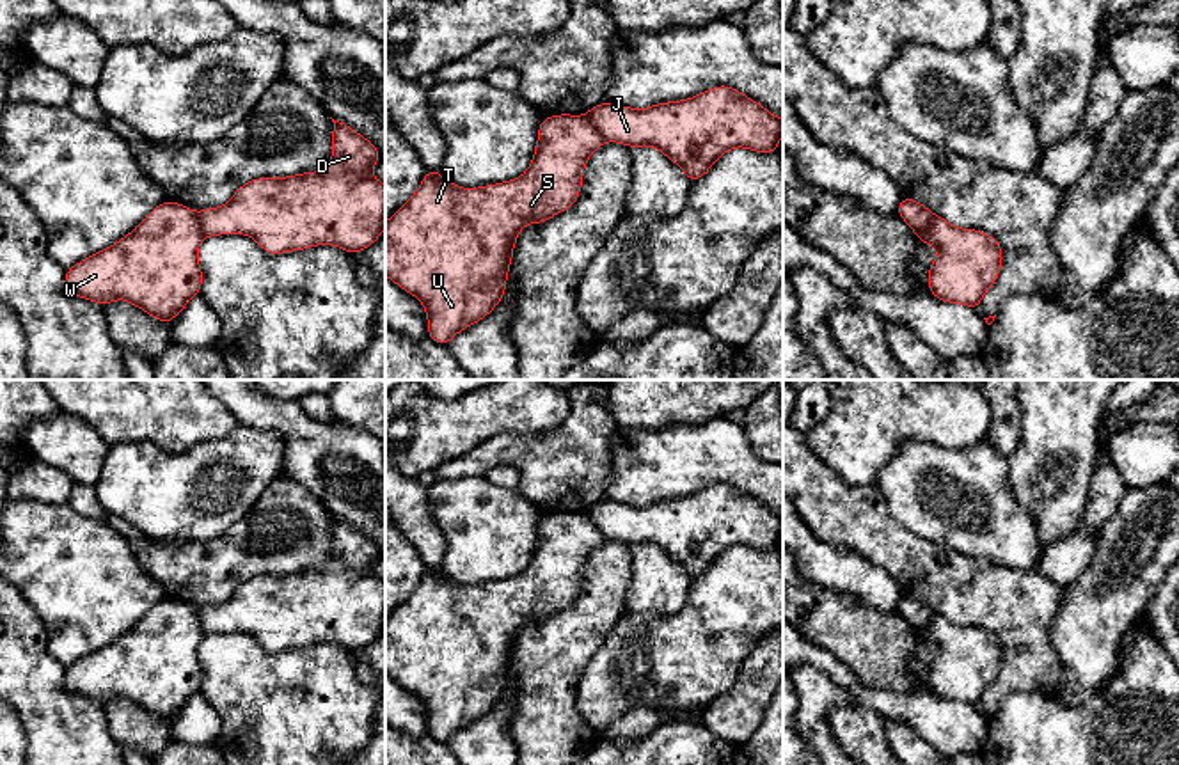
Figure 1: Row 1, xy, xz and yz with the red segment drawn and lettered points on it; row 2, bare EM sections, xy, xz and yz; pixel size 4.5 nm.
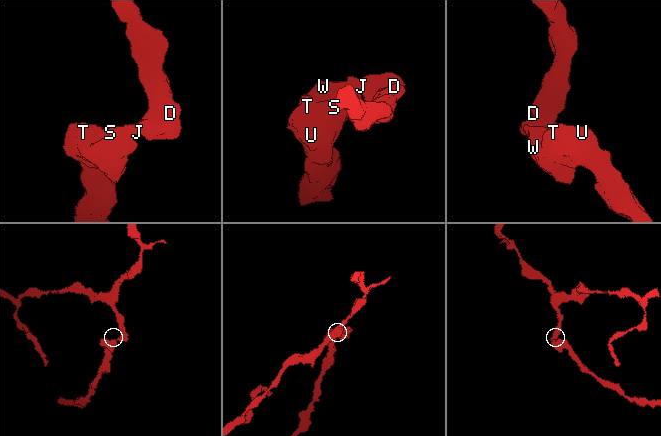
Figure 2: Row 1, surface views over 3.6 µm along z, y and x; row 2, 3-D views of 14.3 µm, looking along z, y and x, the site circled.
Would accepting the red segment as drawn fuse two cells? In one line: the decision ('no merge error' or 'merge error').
merge error

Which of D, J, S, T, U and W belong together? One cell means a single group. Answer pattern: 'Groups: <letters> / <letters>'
Groups: D J / S T U W

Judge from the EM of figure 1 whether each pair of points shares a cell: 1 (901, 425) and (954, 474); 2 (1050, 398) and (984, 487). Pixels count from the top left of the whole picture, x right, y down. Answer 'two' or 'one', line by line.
1: two
2: two

